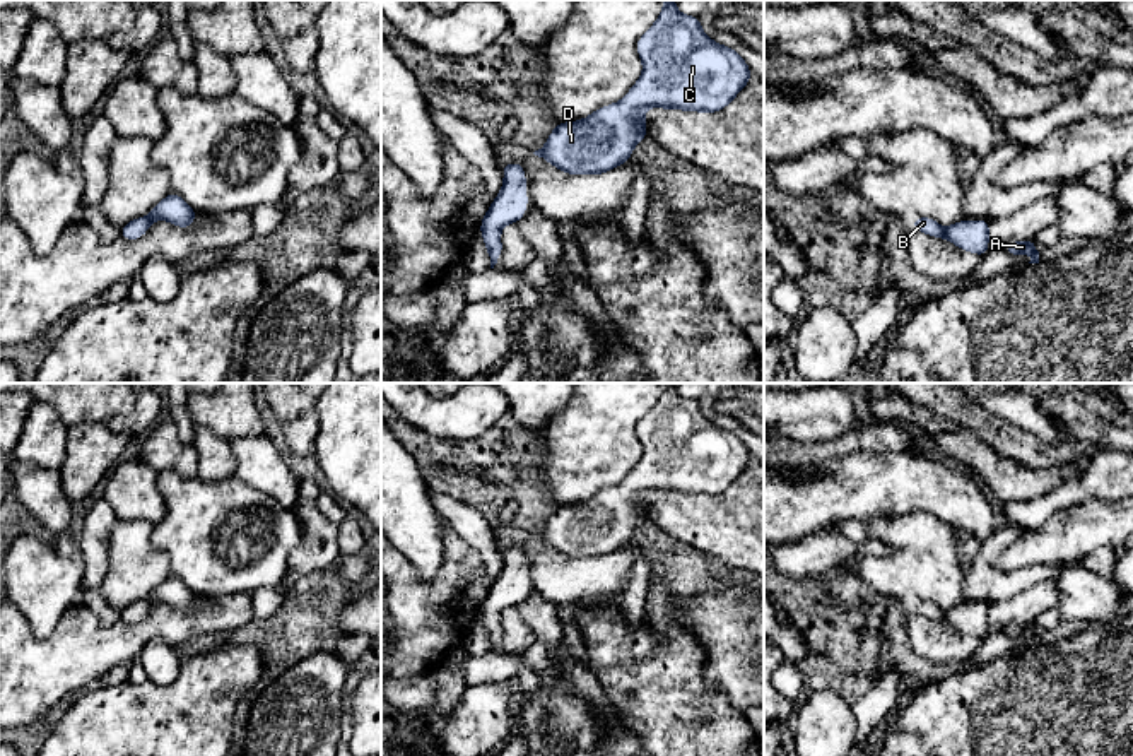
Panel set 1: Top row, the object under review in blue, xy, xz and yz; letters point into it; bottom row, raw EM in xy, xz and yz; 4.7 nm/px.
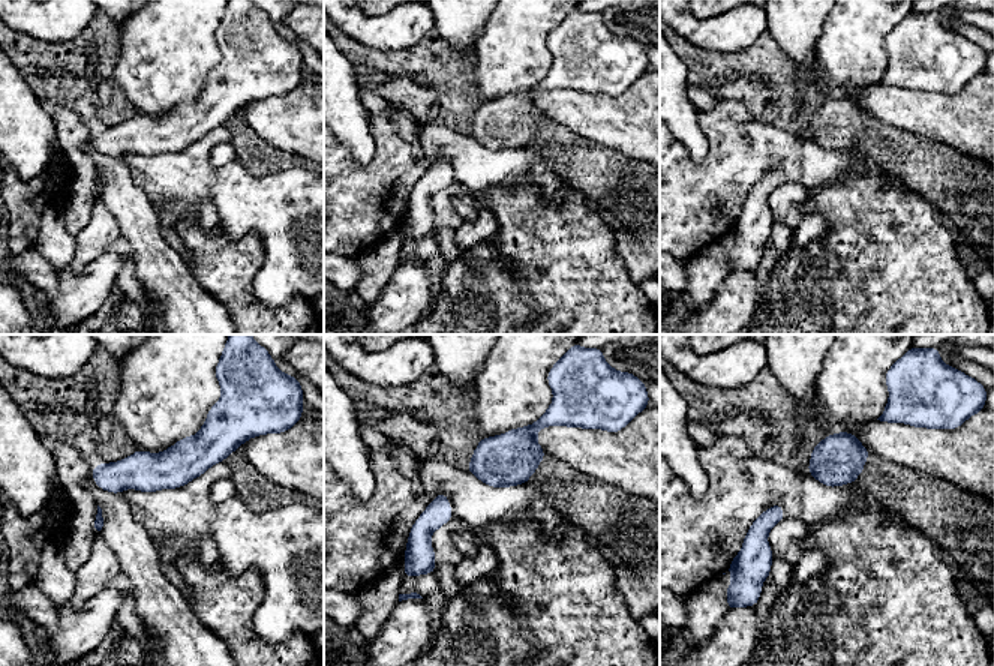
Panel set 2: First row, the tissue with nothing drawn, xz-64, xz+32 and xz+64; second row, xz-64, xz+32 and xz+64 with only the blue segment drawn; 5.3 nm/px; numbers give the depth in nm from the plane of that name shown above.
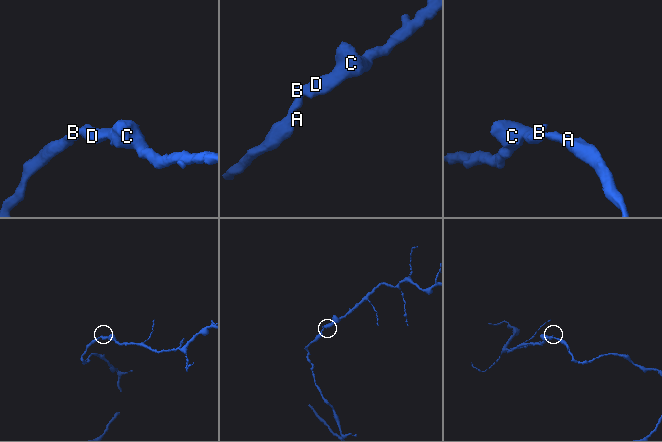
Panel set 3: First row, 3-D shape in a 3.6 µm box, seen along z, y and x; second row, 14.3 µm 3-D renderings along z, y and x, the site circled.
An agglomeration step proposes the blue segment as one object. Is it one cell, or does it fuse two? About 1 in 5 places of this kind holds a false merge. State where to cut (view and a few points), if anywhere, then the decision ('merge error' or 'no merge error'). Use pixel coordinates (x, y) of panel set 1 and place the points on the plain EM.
cut none; no merge error

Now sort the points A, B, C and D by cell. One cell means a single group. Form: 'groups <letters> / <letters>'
groups A B C D

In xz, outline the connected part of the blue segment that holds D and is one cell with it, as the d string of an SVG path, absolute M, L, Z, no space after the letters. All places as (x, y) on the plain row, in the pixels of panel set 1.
M665 383L655 407L637 422L637 438L643 445L643 457L629 475L617 486L595 493L578 505L557 506L545 529L533 537L543 540L554 551L567 558L603 558L631 542L632 532L646 522L644 494L649 491L682 493L697 496L716 496L726 491L752 462L747 445L730 429L713 424L696 399L677 393L675 383Z

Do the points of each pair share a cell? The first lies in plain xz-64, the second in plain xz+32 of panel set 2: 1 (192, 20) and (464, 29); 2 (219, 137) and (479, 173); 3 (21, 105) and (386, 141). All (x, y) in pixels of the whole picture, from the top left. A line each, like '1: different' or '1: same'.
1: different
2: same
3: different

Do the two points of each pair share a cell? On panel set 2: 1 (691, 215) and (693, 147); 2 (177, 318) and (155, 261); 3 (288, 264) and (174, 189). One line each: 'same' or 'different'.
1: different
2: same
3: same

